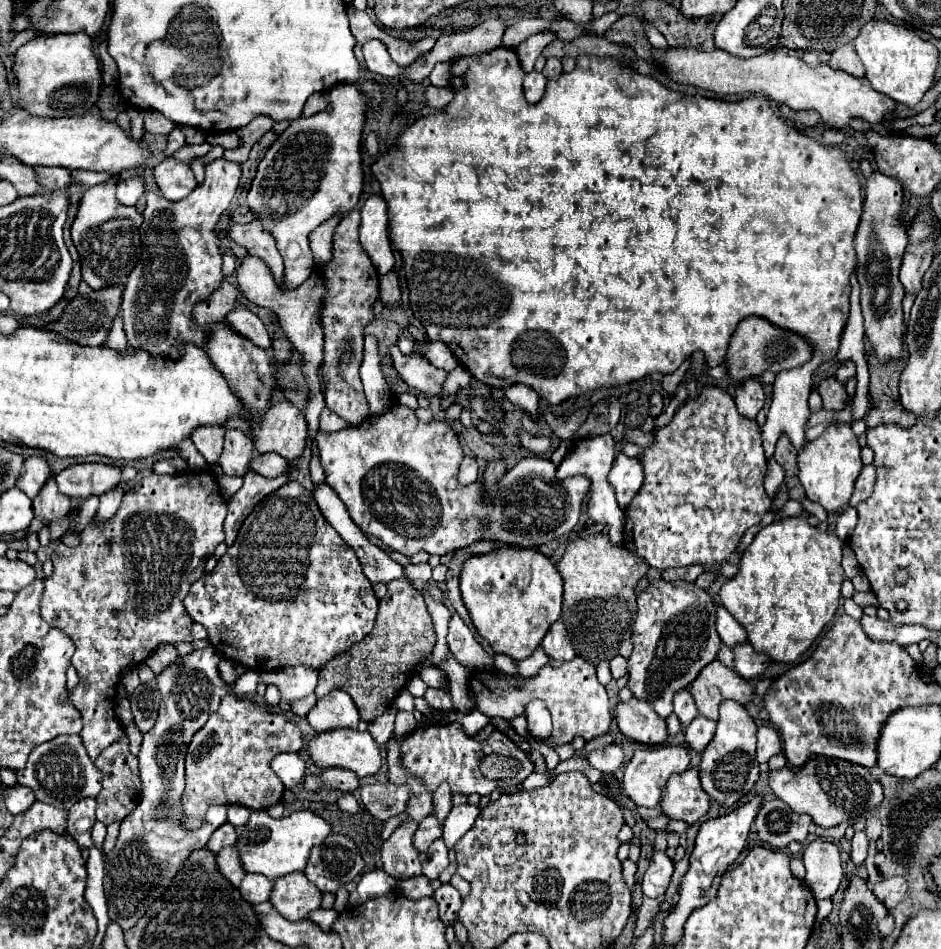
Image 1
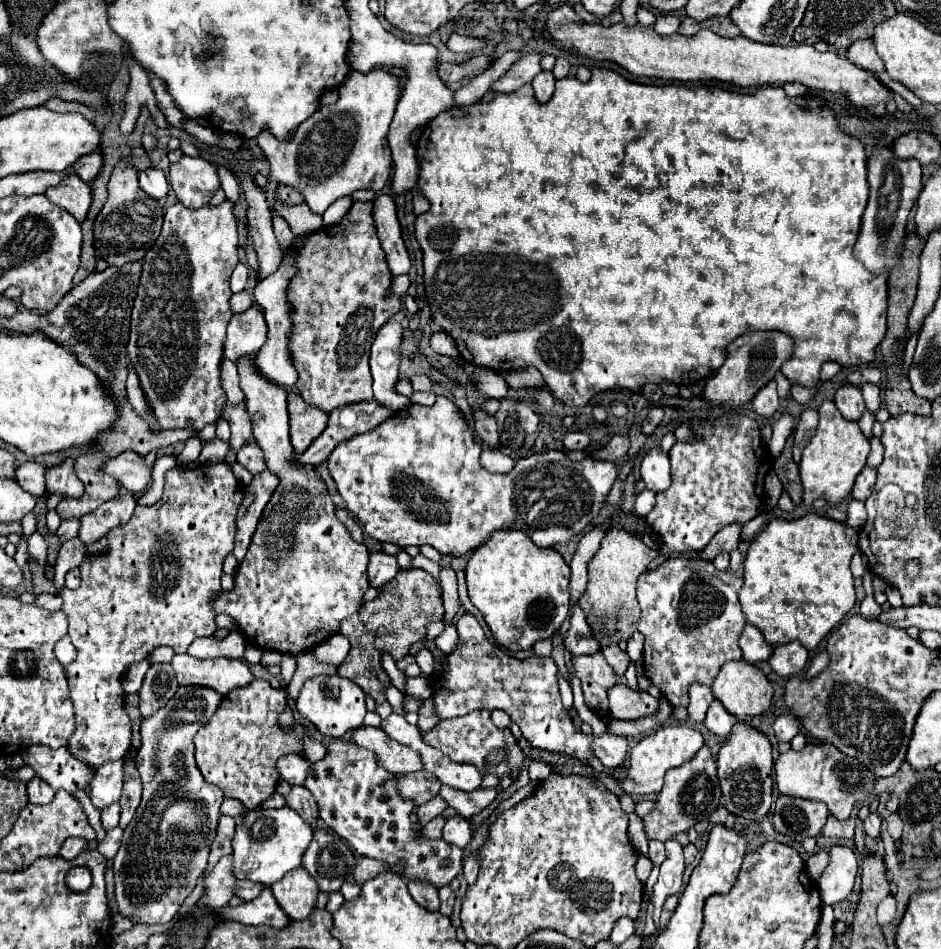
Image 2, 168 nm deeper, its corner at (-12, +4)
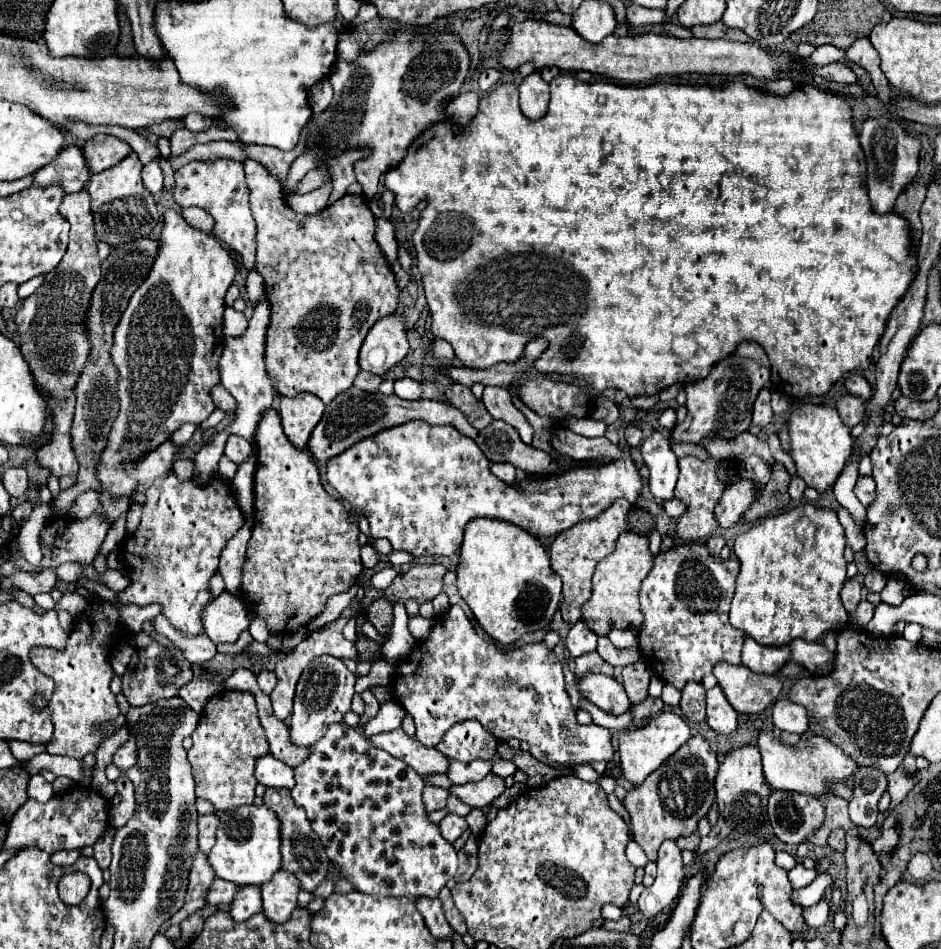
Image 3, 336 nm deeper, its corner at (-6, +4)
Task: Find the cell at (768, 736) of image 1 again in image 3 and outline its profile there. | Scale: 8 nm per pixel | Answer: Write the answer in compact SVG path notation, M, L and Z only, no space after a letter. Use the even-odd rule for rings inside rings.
M780 699L774 703L774 725L780 731L804 733L808 729L808 713L790 699Z

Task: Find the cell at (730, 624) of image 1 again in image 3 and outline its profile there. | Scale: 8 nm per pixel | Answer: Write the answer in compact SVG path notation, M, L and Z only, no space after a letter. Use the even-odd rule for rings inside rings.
M746 637L744 647L742 647L742 663L756 673L772 675L786 663L786 645L764 647L756 643L752 637Z

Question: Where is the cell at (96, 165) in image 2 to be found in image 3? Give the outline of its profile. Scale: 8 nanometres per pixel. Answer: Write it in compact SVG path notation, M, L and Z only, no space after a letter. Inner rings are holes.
M96 135L82 145L82 153L90 173L100 173L120 163L128 153L130 145L114 135Z

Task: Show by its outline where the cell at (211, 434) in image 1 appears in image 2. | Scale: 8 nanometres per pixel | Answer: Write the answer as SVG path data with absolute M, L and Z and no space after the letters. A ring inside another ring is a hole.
M224 201L218 207L200 207L200 209L188 209L180 203L172 205L166 215L164 215L164 225L160 231L160 237L156 239L156 243L152 245L152 249L146 253L144 257L144 269L142 269L142 277L140 277L140 285L138 285L138 295L134 301L134 309L132 309L132 323L130 323L130 339L128 339L128 357L130 363L134 367L134 371L140 377L140 387L144 391L146 403L150 405L150 409L154 409L154 417L158 423L158 429L204 429L204 425L214 423L220 419L220 411L226 405L226 393L220 385L220 365L222 365L222 353L224 353L224 339L226 339L226 325L232 317L232 309L230 309L230 275L234 271L234 267L238 265L238 229L236 229L236 217L234 217L234 205Z

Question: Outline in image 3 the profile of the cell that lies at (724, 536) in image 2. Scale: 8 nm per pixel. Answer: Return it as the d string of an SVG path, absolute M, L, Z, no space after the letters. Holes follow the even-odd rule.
M776 461L772 465L772 477L770 477L768 485L762 489L758 501L754 501L748 507L748 511L740 517L740 523L750 523L760 517L766 517L770 511L784 509L790 503L788 483L790 483L790 473L786 471L786 467L782 463Z

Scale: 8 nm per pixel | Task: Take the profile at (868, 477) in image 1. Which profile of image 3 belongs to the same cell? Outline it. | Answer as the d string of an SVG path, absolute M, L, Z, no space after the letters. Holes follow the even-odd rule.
M858 477L854 493L862 505L870 505L874 501L874 479L872 477Z

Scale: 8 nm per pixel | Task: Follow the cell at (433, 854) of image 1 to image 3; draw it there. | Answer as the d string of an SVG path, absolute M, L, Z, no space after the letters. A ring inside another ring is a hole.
M346 723L330 725L328 733L312 745L312 755L300 763L294 773L294 803L306 809L314 833L326 845L326 851L338 865L340 875L350 879L360 893L394 897L438 897L438 891L454 877L458 857L454 847L440 835L438 825L426 819L422 805L422 777L400 759L390 757L382 749L374 749L368 737L358 733L358 729Z

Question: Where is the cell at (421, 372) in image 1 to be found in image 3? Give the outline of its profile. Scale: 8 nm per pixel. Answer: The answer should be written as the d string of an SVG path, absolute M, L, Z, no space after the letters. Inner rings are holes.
M486 387L482 401L484 401L488 413L494 419L502 419L508 425L514 425L518 429L522 441L526 441L526 443L532 441L532 433L534 431L532 431L530 423L526 421L524 413L514 407L512 397L510 397L510 393L506 389L502 389L502 387Z

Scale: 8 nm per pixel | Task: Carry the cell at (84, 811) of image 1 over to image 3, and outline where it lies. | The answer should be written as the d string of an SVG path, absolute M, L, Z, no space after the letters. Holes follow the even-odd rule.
M130 733L128 743L124 743L124 745L116 751L116 755L112 757L112 763L114 763L120 771L124 771L124 769L130 769L130 767L134 765L134 757L136 757L136 741L134 741L134 735Z

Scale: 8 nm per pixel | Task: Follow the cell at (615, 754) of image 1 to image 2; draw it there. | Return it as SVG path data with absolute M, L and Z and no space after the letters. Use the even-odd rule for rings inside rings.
M464 613L456 621L458 645L446 655L446 665L432 681L432 701L434 715L442 719L462 717L476 709L502 709L510 719L522 729L524 739L536 747L550 753L564 753L576 759L600 759L606 769L618 767L626 759L626 737L612 735L604 731L602 735L586 735L572 721L562 705L558 691L558 667L552 657L530 655L526 659L516 659L492 641L486 639L480 623L474 615Z

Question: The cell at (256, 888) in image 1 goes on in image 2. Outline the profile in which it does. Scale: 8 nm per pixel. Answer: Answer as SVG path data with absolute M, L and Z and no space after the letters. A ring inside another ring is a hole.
M236 881L236 891L234 891L234 895L240 897L242 901L252 901L252 899L256 899L256 897L260 895L262 889L264 889L262 885L252 883L252 881Z

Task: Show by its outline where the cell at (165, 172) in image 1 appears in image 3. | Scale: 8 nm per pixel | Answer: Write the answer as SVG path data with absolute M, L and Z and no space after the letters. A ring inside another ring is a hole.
M216 159L212 163L192 161L178 171L174 171L174 199L176 203L186 207L204 207L214 217L214 235L220 237L228 247L232 247L240 257L246 269L254 267L254 233L256 223L248 205L248 187L244 181L244 167L240 161L232 159Z

